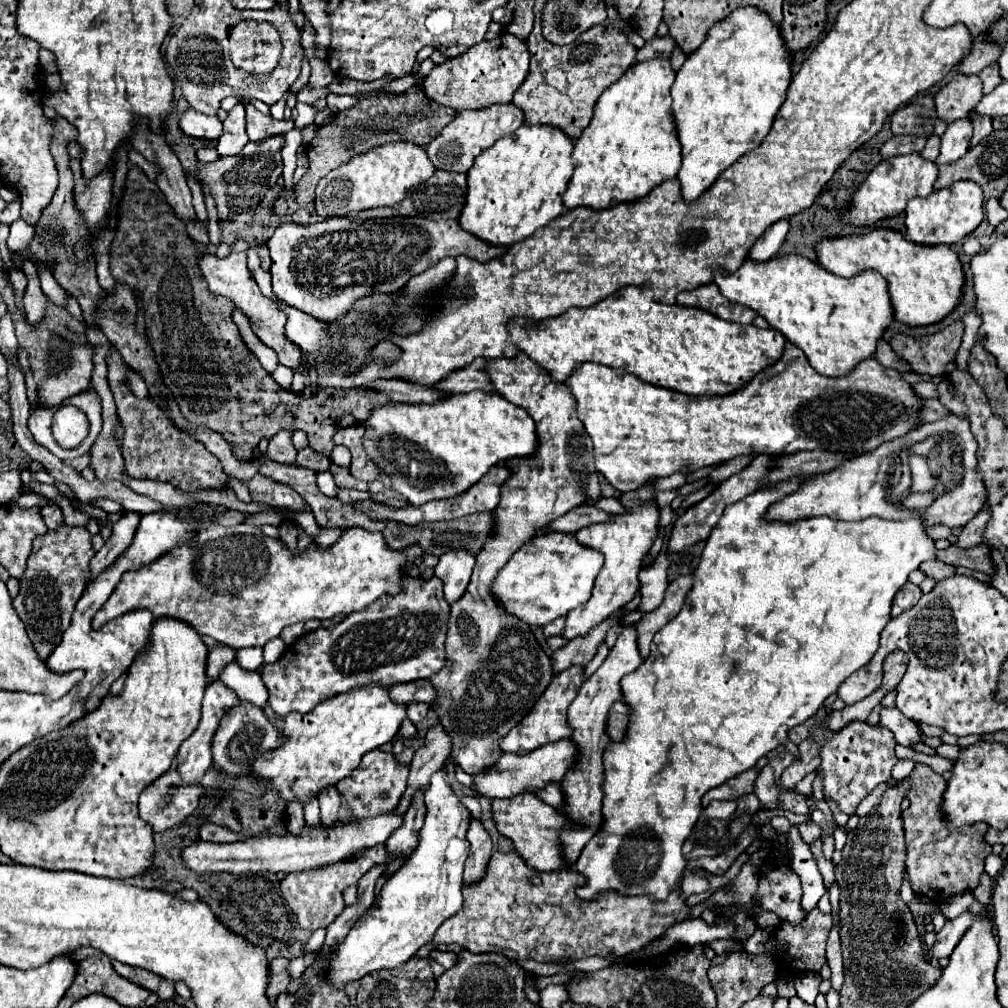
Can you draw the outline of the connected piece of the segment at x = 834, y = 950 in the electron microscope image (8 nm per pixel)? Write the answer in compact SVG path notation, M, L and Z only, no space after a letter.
M834 937L828 939L826 959L828 959L828 967L832 971L830 983L834 989L840 989L842 987L842 953L840 953L840 941Z

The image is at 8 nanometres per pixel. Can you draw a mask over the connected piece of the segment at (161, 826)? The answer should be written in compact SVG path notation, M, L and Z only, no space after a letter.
M170 767L156 781L152 781L150 787L146 787L142 791L142 795L140 795L140 817L144 821L148 821L156 833L166 831L174 825L180 825L182 821L186 821L194 813L194 809L198 807L198 801L204 793L206 793L206 789L202 787L202 783L188 783L180 777L176 767Z

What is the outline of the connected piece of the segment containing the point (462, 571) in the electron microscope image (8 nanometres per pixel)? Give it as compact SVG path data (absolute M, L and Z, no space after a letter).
M446 551L440 555L438 565L434 567L434 575L444 583L446 603L452 605L460 599L460 595L464 595L464 587L468 587L474 563L476 559L466 551Z

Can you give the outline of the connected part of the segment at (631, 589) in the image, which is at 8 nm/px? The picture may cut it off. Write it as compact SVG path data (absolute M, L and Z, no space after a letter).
M650 483L640 487L636 491L636 501L634 507L628 507L630 511L624 515L616 515L610 521L588 525L580 531L576 531L576 541L584 547L596 549L604 555L604 567L596 575L594 587L592 587L592 597L578 607L576 611L570 611L566 615L566 625L562 629L564 639L576 639L576 637L586 637L598 623L608 619L608 615L616 613L622 609L626 603L634 599L638 593L638 573L642 569L642 559L650 551L654 539L656 539L656 527L658 527L658 507L652 501L654 489Z

